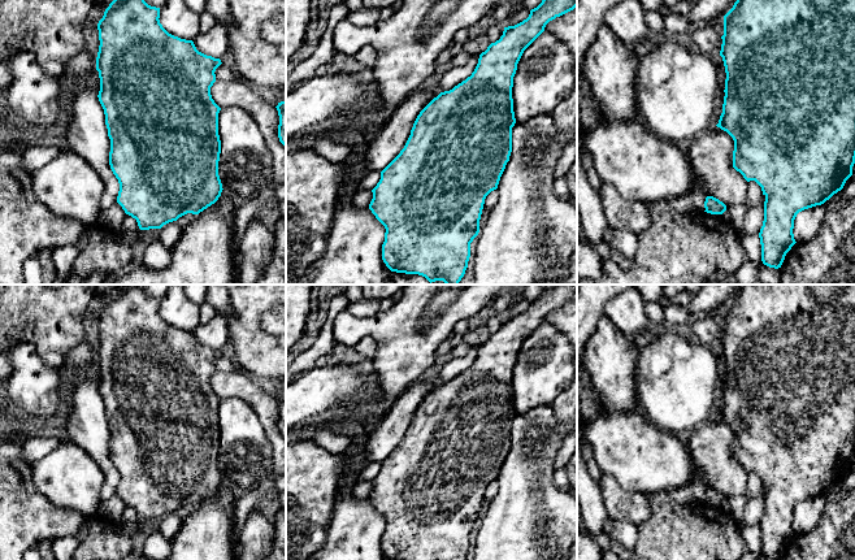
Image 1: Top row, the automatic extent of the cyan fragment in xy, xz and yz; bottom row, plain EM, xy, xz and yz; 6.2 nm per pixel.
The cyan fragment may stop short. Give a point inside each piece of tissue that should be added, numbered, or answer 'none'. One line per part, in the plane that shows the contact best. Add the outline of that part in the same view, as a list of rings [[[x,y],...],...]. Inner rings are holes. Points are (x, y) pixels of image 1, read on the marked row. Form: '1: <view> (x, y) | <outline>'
none

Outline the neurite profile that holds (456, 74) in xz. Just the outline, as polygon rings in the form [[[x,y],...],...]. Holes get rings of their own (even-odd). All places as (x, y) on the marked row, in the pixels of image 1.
[[[470,55],[469,60],[464,65],[453,66],[447,70],[439,82],[439,88],[442,92],[452,90],[455,86],[465,81],[468,77],[472,75],[477,64],[478,64],[479,55]]]

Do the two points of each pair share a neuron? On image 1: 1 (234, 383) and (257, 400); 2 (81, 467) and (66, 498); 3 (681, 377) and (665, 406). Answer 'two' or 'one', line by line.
1: one
2: one
3: one

